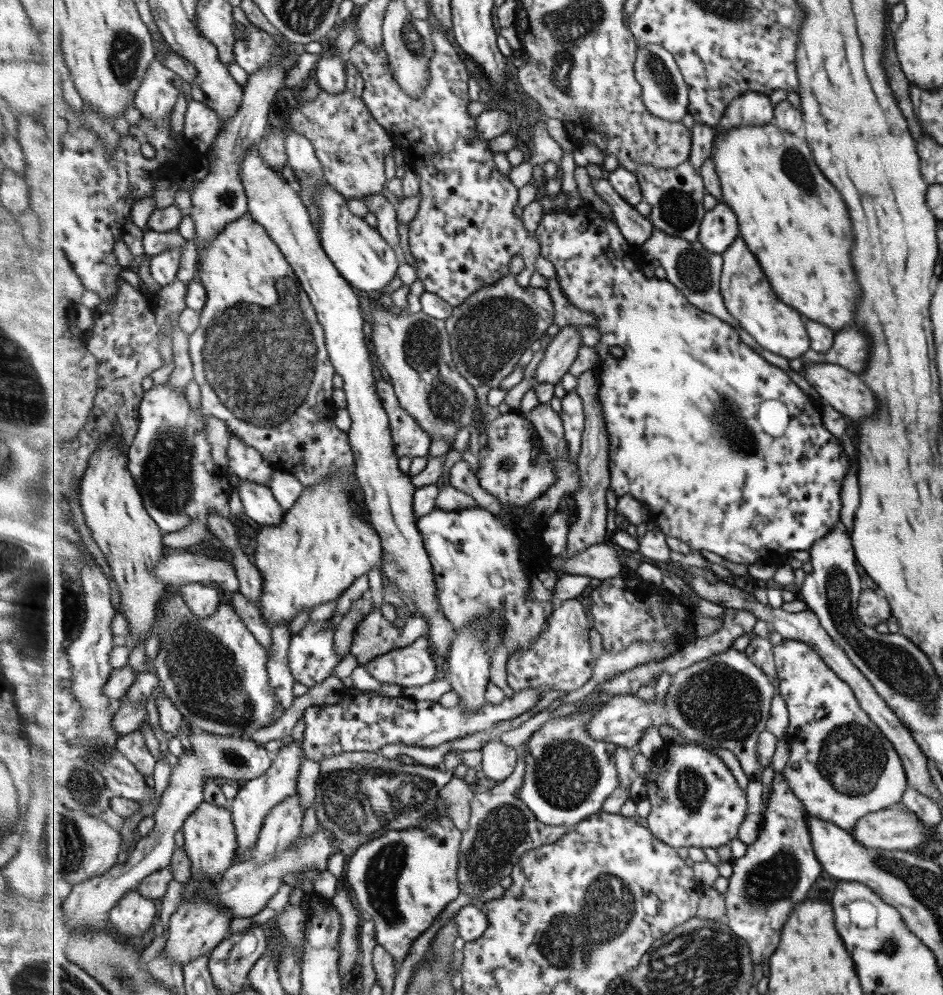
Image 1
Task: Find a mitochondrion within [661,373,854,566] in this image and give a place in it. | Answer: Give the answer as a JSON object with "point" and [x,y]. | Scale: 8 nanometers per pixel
{"point":[734,431]}

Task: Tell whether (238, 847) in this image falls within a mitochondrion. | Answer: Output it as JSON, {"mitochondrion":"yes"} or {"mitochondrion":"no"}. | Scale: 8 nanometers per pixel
{"mitochondrion":"no"}

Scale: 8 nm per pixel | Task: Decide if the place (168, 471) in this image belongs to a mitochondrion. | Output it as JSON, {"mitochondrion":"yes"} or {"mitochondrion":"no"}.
{"mitochondrion":"yes"}

